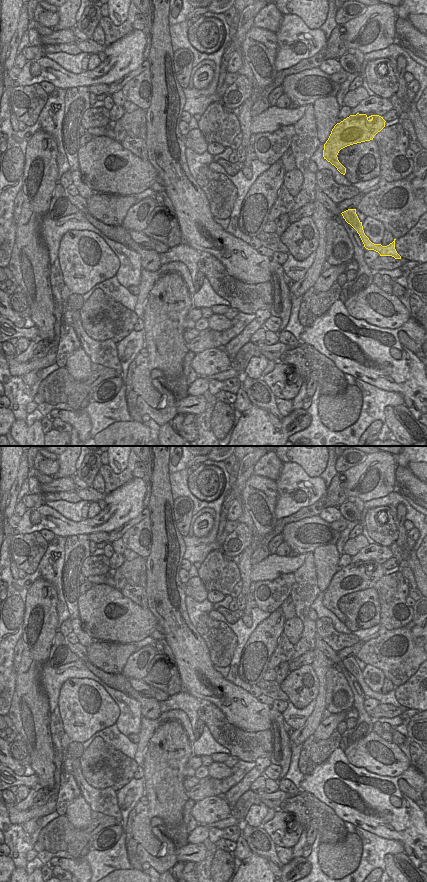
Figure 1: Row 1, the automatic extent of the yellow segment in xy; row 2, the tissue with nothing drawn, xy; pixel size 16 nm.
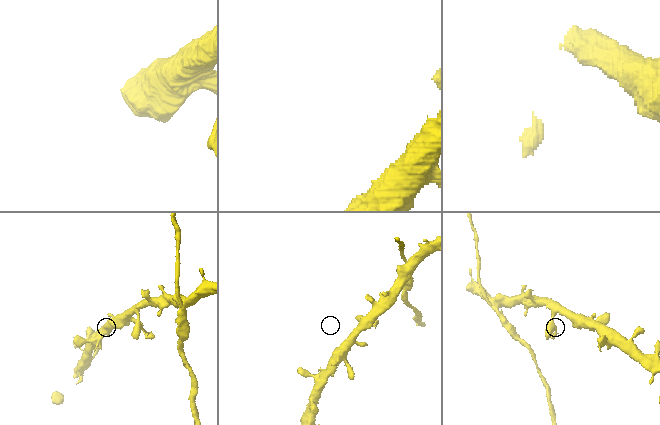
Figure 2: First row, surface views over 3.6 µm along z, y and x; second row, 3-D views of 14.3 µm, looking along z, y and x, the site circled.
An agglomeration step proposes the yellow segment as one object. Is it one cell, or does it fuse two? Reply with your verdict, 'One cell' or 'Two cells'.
Two cells.

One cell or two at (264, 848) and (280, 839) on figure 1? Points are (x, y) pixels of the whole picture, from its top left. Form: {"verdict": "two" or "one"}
{"verdict": "two"}

